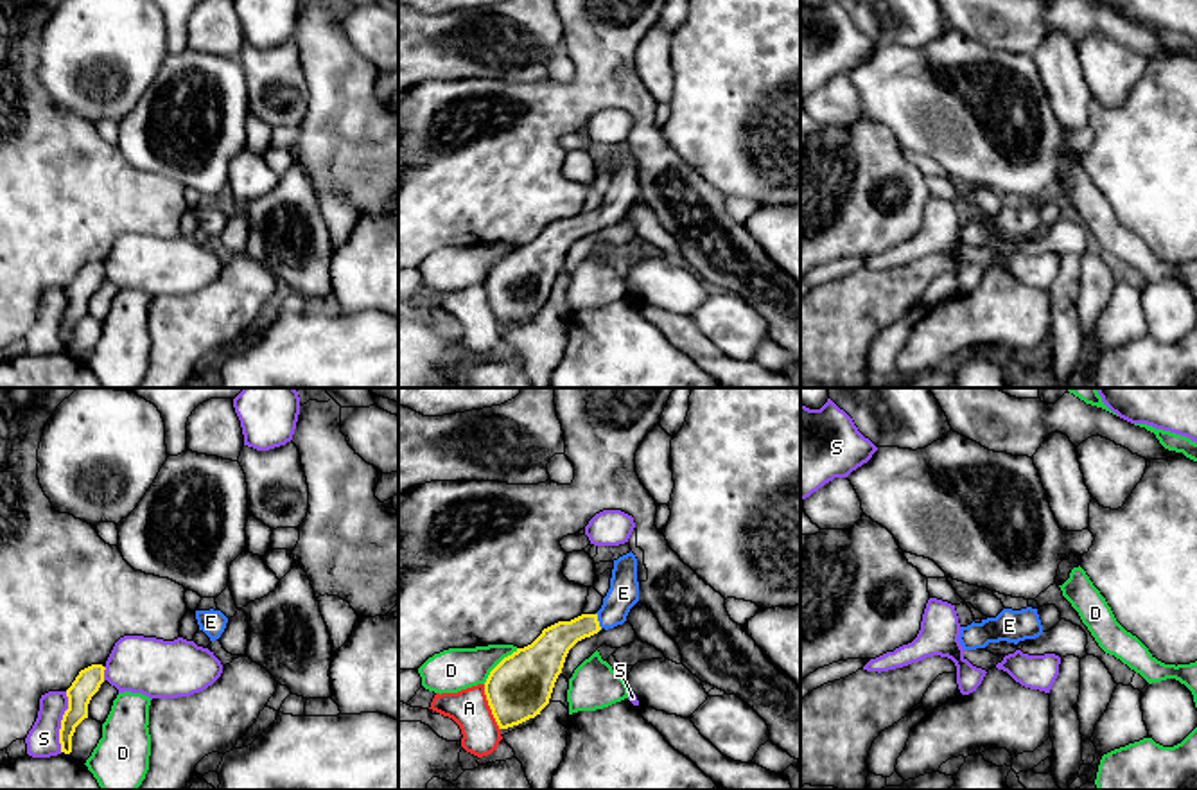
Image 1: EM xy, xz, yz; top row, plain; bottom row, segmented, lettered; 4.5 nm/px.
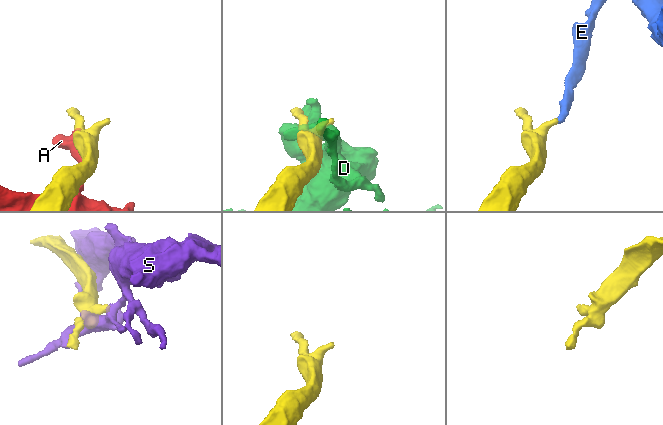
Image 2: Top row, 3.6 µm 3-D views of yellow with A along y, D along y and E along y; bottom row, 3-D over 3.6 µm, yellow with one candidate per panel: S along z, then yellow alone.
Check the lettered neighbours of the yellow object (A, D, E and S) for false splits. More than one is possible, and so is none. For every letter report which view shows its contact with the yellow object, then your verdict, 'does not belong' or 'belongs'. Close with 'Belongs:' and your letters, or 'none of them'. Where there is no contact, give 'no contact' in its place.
A: xz | does not belong
D: xz | does not belong
E: xz | belongs
S: xy | does not belong
Belongs: E

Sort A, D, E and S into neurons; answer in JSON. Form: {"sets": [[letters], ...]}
{"sets": [["A"], ["D"], ["E"], ["S"]]}

